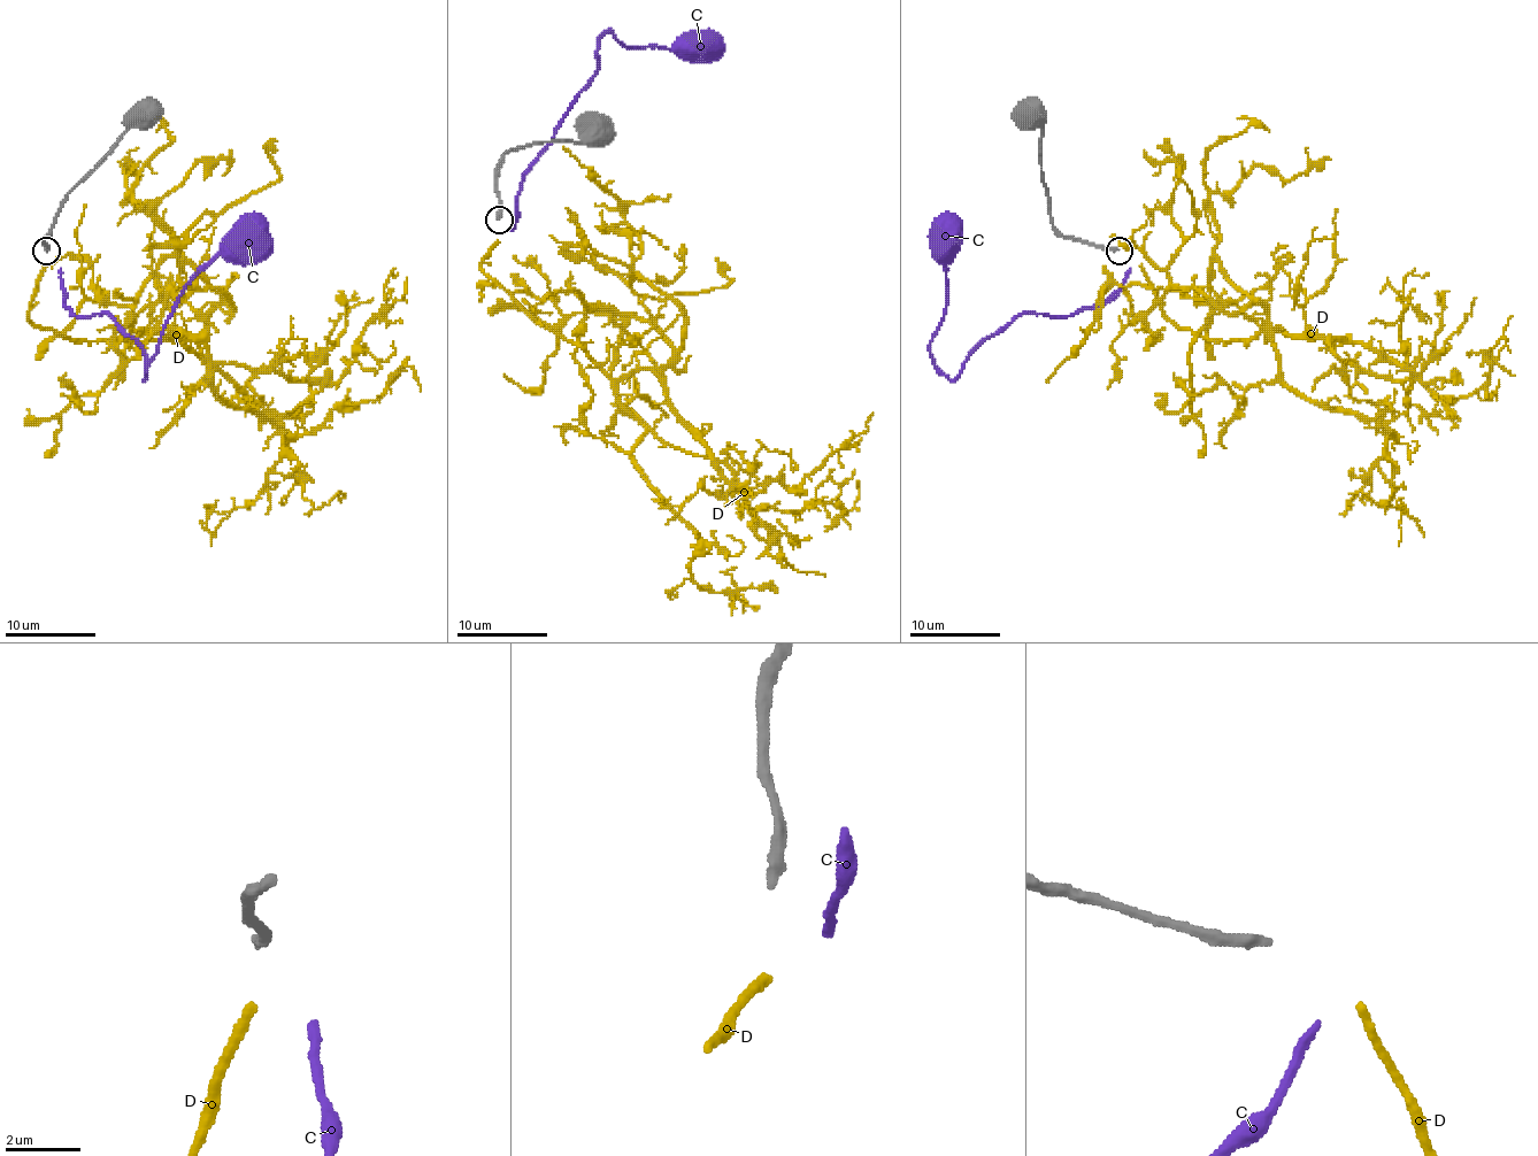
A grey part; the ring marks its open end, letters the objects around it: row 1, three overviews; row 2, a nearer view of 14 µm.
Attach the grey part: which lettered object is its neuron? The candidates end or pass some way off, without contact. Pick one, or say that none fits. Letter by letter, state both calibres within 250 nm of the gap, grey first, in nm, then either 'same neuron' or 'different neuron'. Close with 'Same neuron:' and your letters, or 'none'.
C: calibres 320 and 240 nm; different neuron
D: calibres 320 and 260 nm; same neuron
Same neuron: D

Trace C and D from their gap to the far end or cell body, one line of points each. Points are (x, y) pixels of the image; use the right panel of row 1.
C: (1130, 268), (1102, 302), (1066, 316), (1021, 314), (951, 379), (930, 340), (946, 311), (948, 238)
D: (1139, 266), (1175, 324), (1221, 340), (1277, 329), (1289, 386), (1393, 421), (1409, 377), (1402, 279), (1428, 272)

